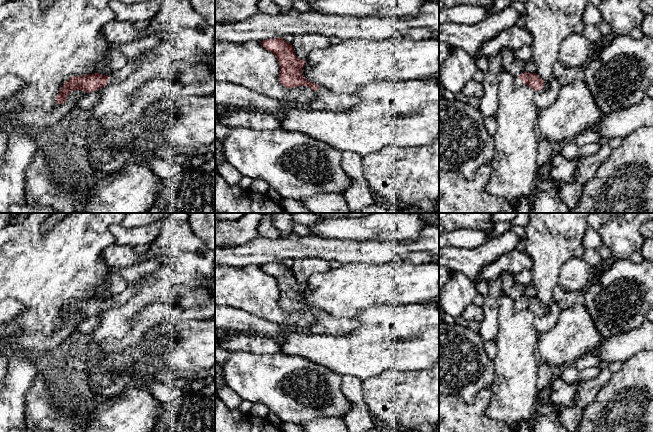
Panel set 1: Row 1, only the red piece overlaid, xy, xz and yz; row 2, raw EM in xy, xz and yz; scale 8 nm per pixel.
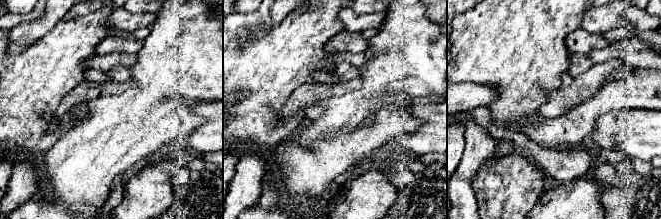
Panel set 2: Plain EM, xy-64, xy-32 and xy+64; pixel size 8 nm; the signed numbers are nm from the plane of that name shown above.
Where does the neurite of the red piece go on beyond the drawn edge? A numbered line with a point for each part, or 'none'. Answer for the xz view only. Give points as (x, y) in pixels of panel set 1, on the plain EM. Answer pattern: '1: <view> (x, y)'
1: xz (325, 324)

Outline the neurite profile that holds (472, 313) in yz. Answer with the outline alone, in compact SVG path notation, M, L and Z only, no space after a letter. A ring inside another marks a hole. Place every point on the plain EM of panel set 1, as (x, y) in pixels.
M470 304L463 312L463 318L470 321L481 322L484 318L484 313L482 307L476 306L475 304Z

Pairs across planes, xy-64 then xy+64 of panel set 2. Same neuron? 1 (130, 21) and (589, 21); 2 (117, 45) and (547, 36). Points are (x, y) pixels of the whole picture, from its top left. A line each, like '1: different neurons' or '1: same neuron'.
1: same neuron
2: different neurons

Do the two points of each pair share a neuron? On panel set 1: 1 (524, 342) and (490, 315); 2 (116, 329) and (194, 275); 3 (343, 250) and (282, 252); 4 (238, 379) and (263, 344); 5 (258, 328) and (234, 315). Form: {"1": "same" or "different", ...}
{"1": "different", "2": "same", "3": "same", "4": "different", "5": "same"}

